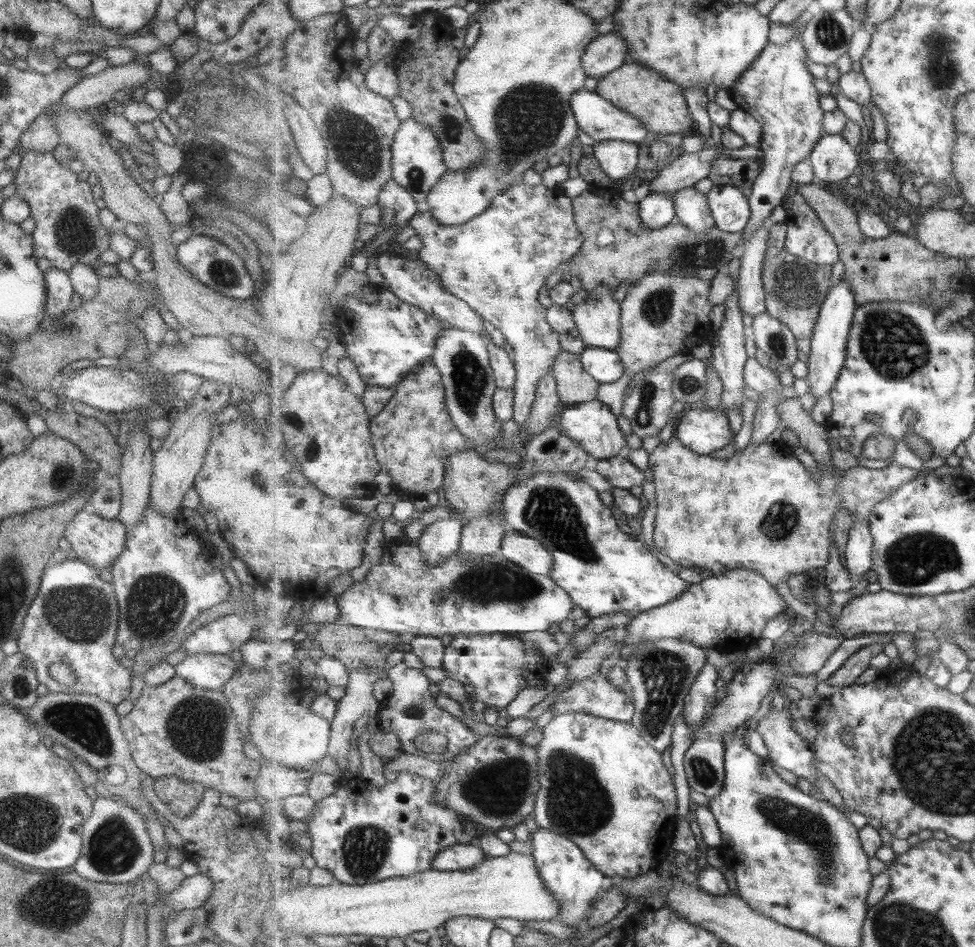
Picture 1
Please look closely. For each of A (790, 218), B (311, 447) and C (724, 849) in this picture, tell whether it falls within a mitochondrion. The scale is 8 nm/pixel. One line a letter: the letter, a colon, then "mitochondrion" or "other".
A: other
B: mitochondrion
C: other

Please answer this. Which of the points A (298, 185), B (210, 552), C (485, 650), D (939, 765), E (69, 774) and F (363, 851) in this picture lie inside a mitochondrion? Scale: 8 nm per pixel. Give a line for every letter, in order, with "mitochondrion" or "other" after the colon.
A: other
B: other
C: other
D: mitochondrion
E: other
F: mitochondrion

